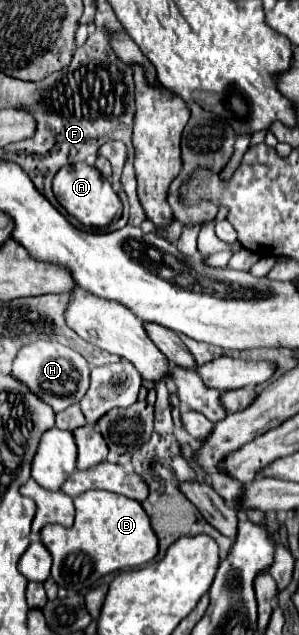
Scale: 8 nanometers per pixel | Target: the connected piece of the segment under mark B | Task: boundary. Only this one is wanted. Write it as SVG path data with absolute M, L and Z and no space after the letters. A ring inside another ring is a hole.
M88 490L74 498L74 506L76 520L72 528L44 526L40 532L40 540L54 558L52 578L68 592L84 596L102 576L122 568L142 566L158 554L158 538L140 502L106 490Z

